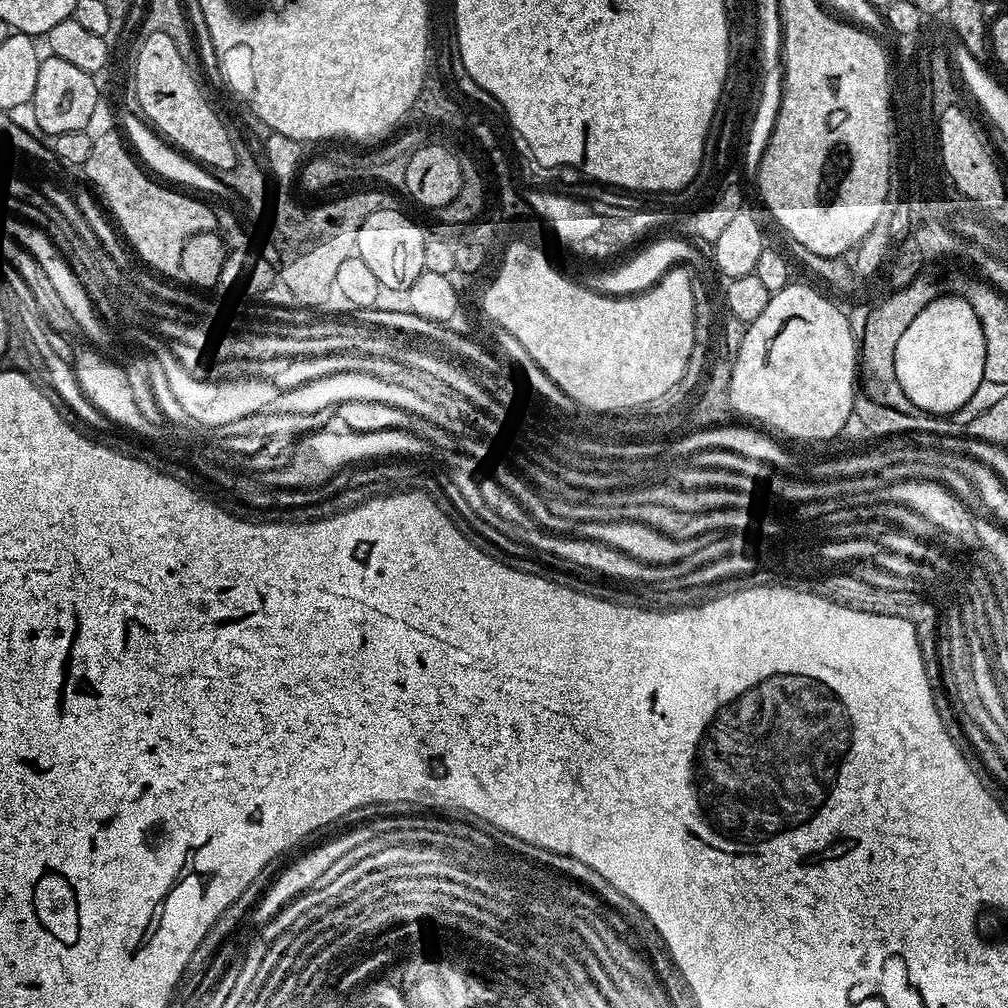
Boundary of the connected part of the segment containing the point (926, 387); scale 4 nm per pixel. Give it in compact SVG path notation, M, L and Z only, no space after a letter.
M941 294L906 326L894 354L894 370L913 409L947 417L960 411L984 381L984 335L978 314L959 294Z

